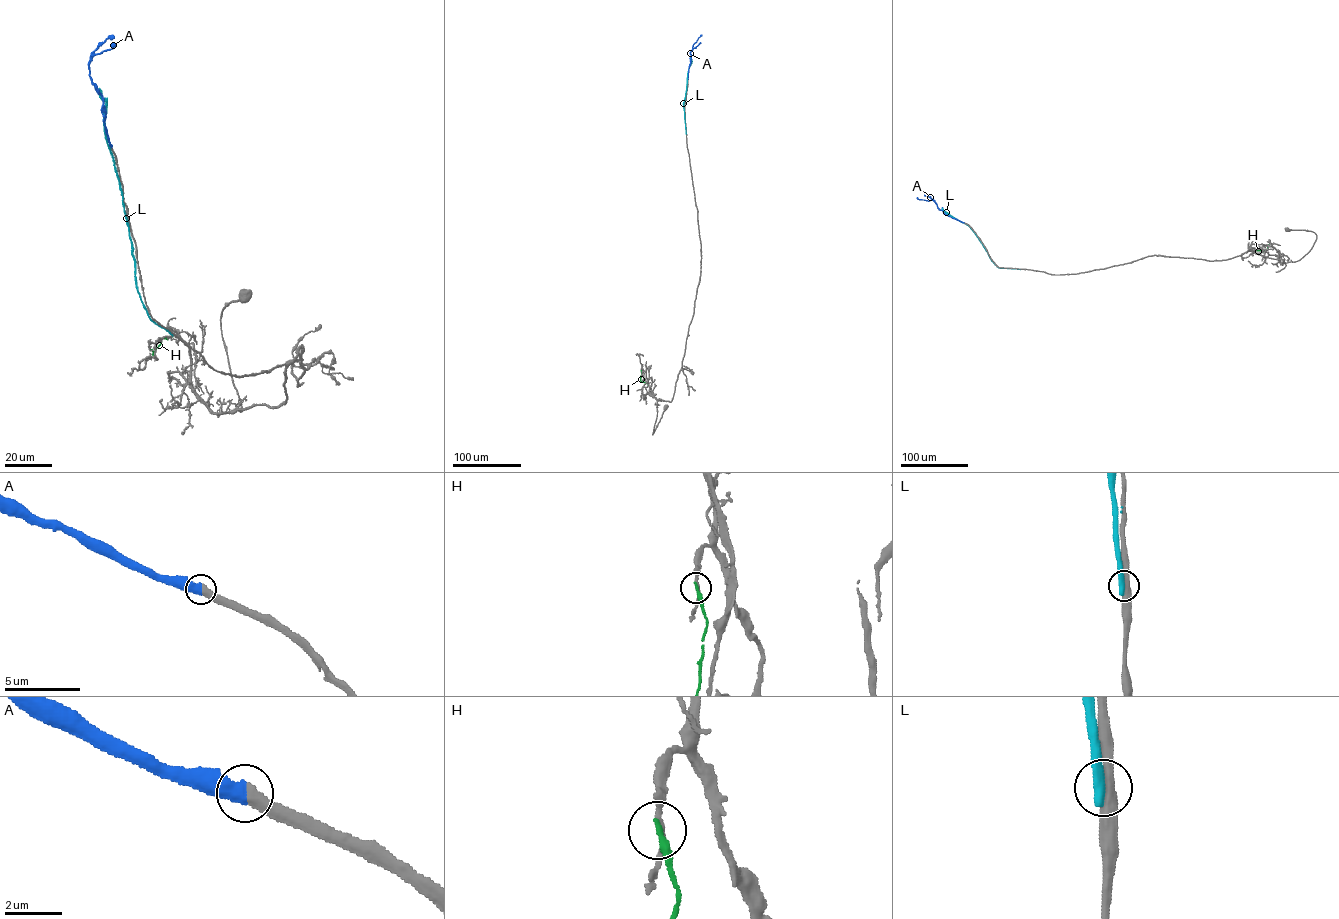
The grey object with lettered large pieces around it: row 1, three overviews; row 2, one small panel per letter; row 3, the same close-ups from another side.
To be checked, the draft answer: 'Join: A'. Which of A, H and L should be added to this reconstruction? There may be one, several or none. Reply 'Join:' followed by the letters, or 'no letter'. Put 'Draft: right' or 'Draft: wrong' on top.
Draft: right
Join: A

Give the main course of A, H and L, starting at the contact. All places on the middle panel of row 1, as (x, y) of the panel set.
A: (688, 79), (689, 53), (701, 34)
H: (641, 370), (640, 380), (647, 384)
L: (686, 133), (683, 104), (690, 58)

